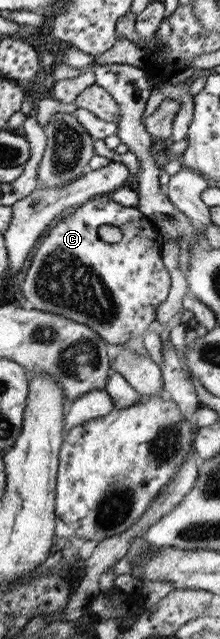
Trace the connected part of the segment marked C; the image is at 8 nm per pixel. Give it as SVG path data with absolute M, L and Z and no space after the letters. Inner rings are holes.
M107 193L92 197L82 202L80 206L74 207L70 216L56 220L47 228L46 232L47 235L43 236L43 240L39 243L36 252L33 253L33 257L31 257L31 262L29 263L29 267L27 267L27 271L25 271L25 277L23 277L23 282L21 283L21 293L23 293L22 297L26 301L26 306L38 309L39 311L61 314L67 319L87 325L89 329L92 329L99 337L102 337L103 341L111 343L111 345L121 345L128 339L131 339L131 337L145 333L155 322L157 305L167 297L168 289L170 288L170 275L162 264L160 254L163 241L154 225L136 207L119 205L112 200L111 193ZM105 224L114 225L121 230L122 238L119 243L105 243L97 237L98 227Z

